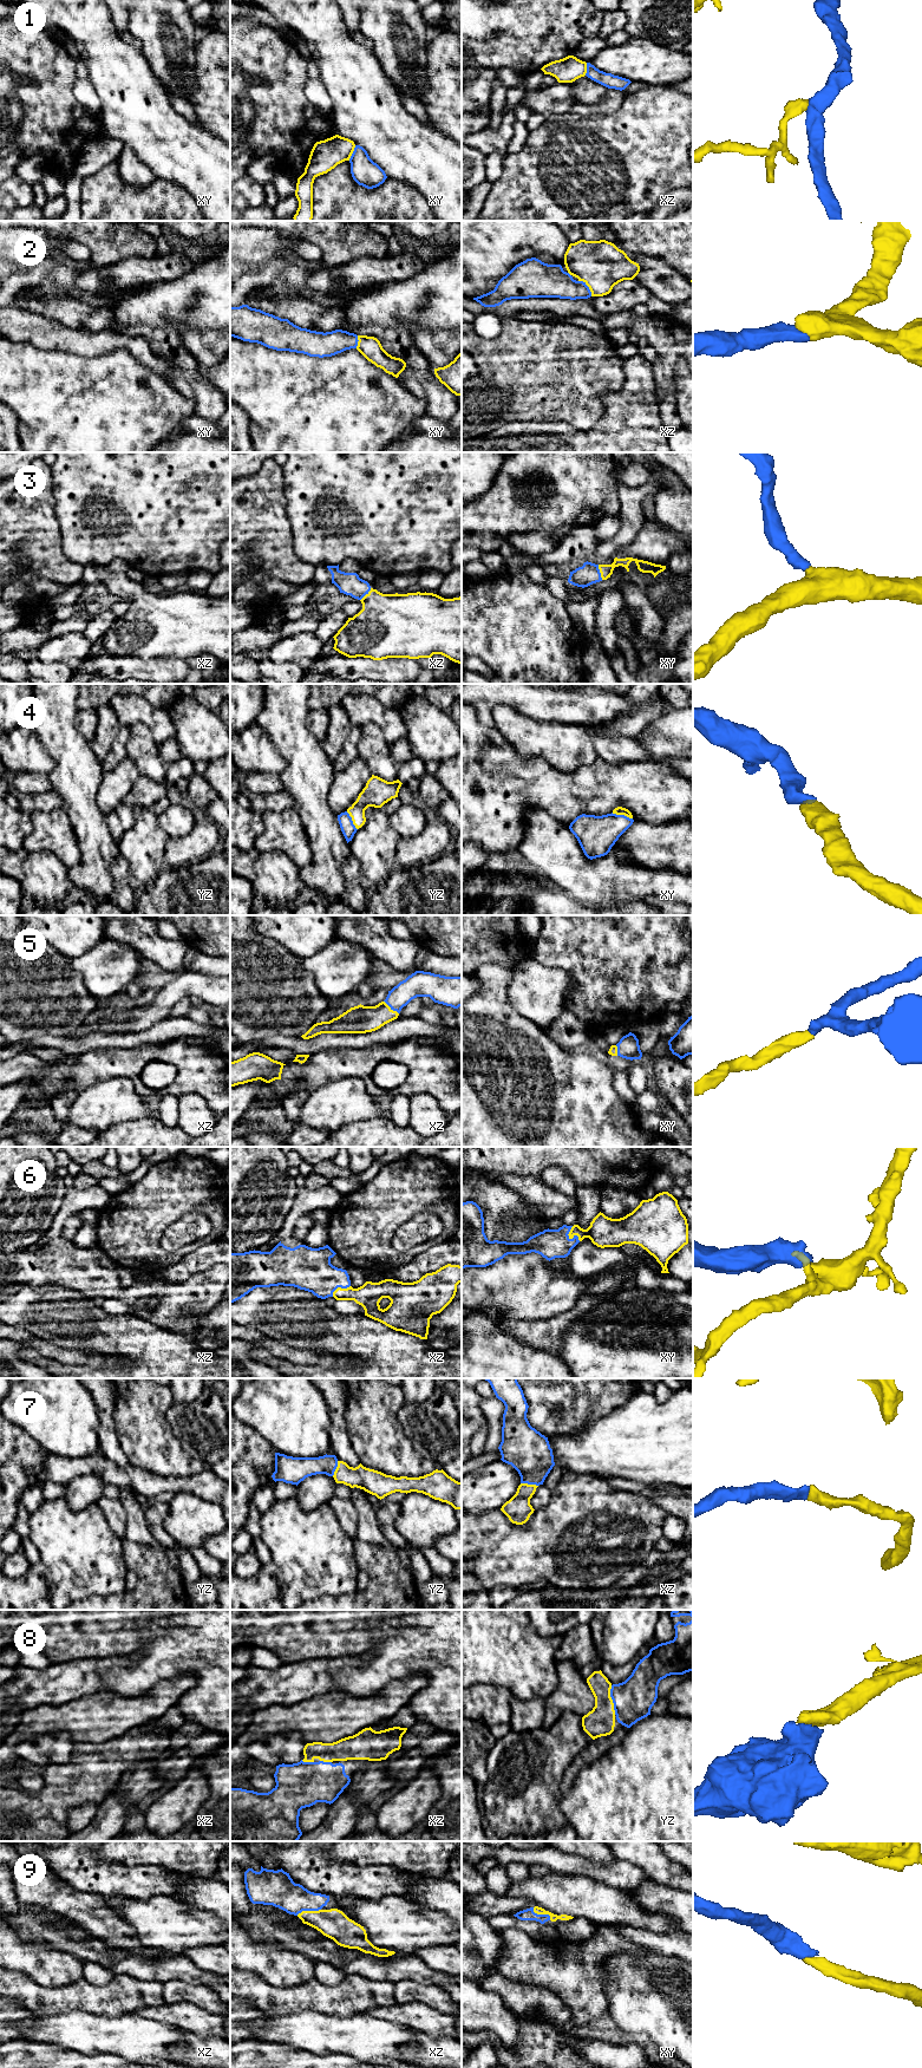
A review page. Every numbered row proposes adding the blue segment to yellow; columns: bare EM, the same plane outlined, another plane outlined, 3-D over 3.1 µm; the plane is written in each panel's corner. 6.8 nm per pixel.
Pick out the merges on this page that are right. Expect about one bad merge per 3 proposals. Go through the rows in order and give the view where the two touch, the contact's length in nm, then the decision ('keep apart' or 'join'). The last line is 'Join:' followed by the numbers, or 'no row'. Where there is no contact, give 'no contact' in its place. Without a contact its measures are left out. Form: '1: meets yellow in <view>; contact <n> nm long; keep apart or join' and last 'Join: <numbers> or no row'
1: meets yellow in xy; contact 120 nm long; keep apart
2: meets yellow in xz; contact 140 nm long; join
3: meets yellow in xy; contact 110 nm long; join
4: meets yellow in xy; contact 150 nm long; join
5: meets yellow in xz; contact 140 nm long; join
6: meets yellow in xy; contact 120 nm long; join
7: meets yellow in xz; contact 120 nm long; join
8: meets yellow in yz; contact 200 nm long; join
9: meets yellow in xy; contact 150 nm long; join
Join: 2, 3, 4, 5, 6, 7, 8, 9

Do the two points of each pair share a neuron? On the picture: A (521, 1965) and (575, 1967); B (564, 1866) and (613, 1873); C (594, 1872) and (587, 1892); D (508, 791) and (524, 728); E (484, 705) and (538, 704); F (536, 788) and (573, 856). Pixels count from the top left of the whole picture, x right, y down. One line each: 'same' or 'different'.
A: same
B: same
C: different
D: different
E: same
F: different

